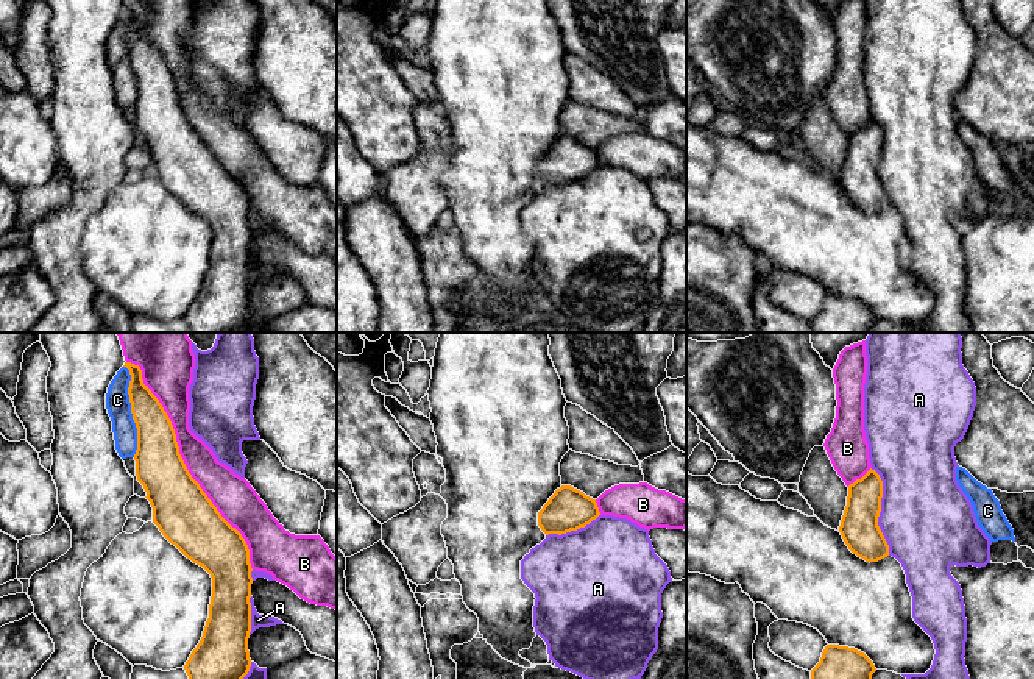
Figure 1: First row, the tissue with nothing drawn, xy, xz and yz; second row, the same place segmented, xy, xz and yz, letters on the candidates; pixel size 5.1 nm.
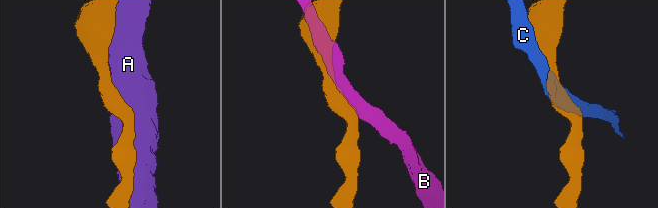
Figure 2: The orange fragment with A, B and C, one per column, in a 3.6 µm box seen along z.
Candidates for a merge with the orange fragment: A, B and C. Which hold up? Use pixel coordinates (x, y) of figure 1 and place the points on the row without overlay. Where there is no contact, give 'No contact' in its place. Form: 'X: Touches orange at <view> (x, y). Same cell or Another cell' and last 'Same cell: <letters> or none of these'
A: Touches orange at yz (880, 161). Same cell
B: Touches orange at xy (183, 113). Another cell
C: Touches orange at xy (131, 61). Another cell
Same cell: A

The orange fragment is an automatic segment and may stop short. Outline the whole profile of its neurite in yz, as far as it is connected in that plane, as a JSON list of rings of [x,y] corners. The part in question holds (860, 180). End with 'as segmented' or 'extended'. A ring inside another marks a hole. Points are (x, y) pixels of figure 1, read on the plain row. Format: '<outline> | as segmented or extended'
[[[866,0],[864,81],[872,119],[848,136],[839,183],[848,200],[866,212],[895,208],[912,247],[912,268],[931,287],[934,311],[925,325],[901,325],[909,332],[970,332],[965,317],[967,268],[962,240],[950,217],[990,214],[990,189],[978,176],[973,156],[956,131],[954,97],[968,80],[976,37],[962,16],[961,0]]] | extended

